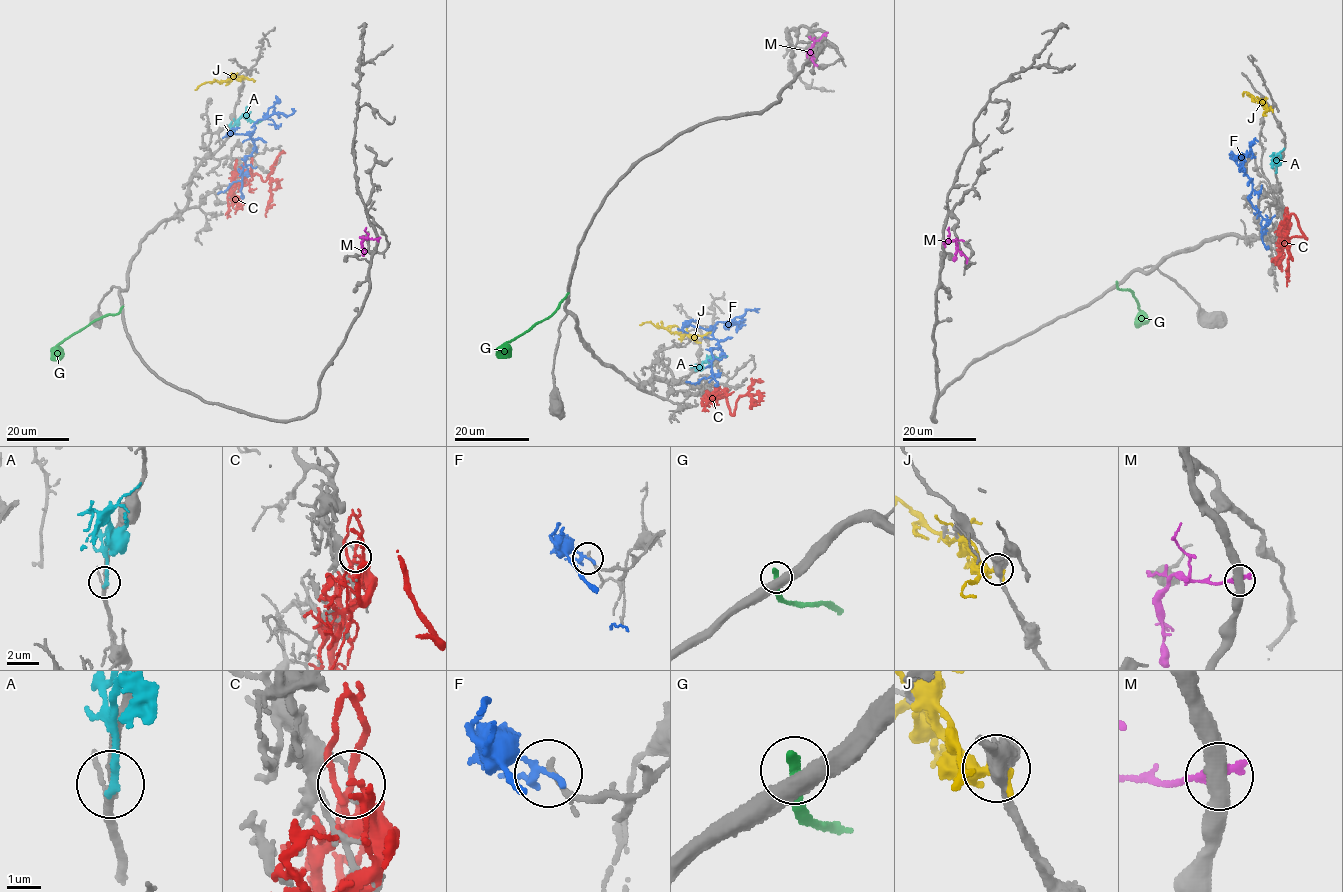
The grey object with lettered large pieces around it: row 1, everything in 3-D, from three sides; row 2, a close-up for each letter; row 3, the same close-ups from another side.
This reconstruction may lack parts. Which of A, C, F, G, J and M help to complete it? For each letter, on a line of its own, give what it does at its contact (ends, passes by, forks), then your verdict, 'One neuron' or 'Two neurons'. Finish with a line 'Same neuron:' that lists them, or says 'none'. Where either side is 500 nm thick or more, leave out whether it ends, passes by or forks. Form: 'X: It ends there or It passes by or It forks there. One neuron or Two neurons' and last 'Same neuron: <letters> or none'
A: It ends there. One neuron
C: It forks there. Two neurons
F: It passes by. Two neurons
G: Two neurons
J: Two neurons
M: It ends there. Two neurons
Same neuron: A

